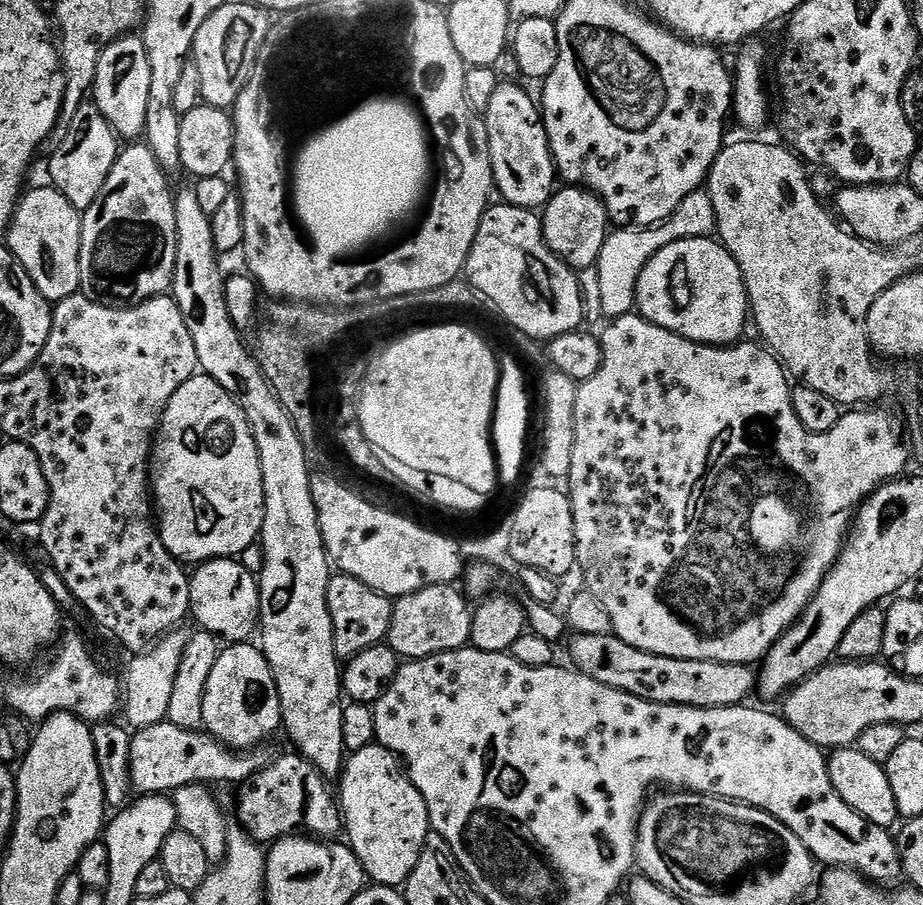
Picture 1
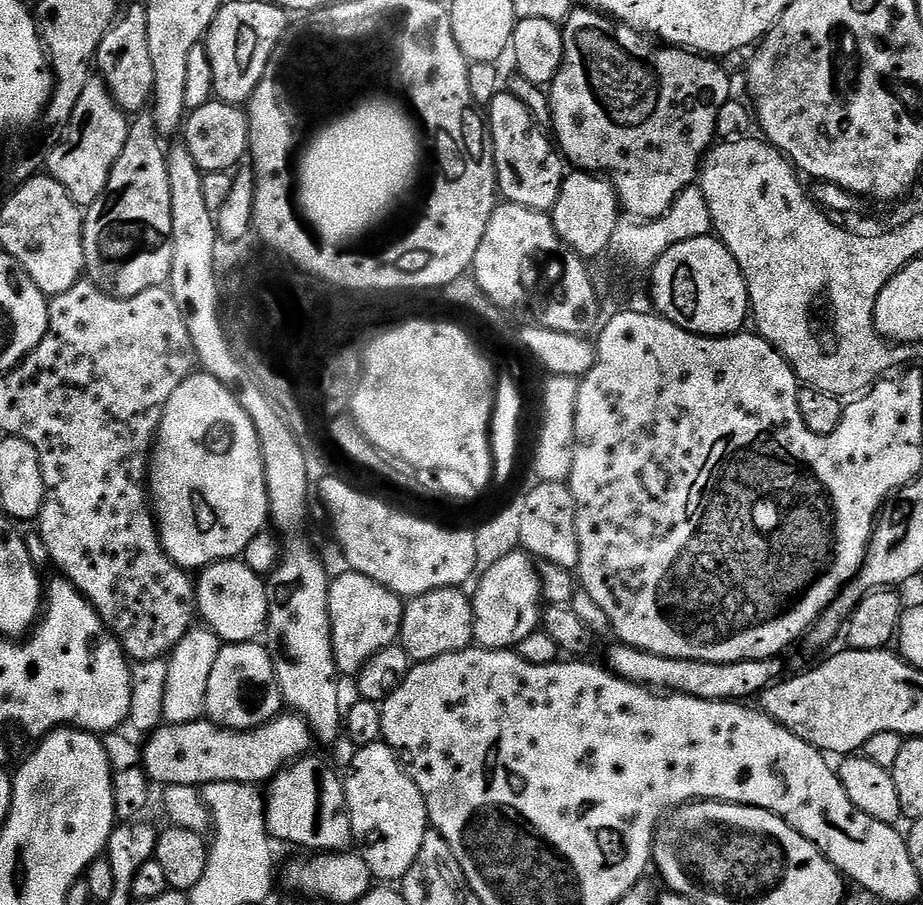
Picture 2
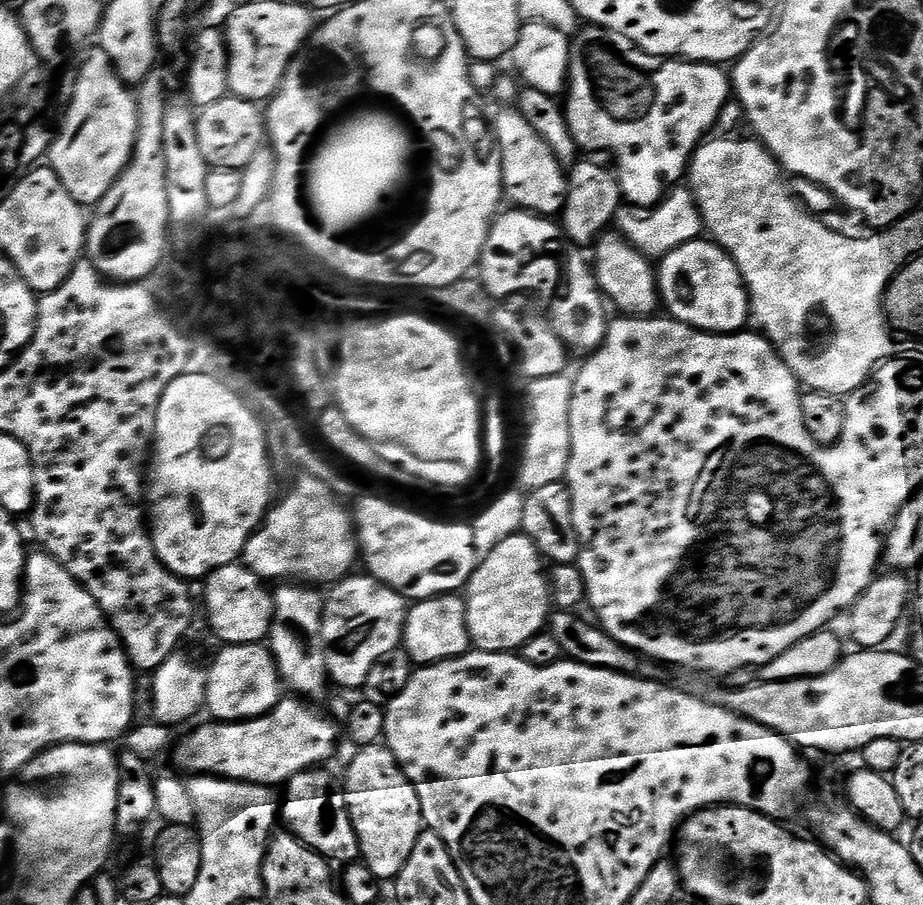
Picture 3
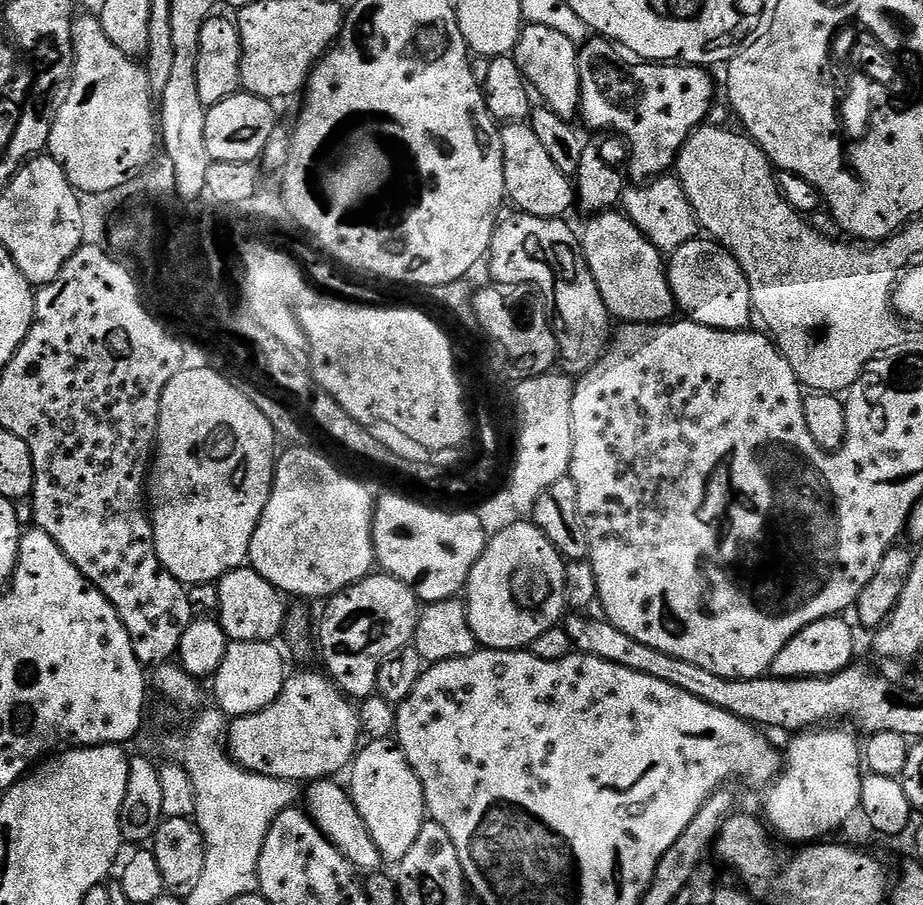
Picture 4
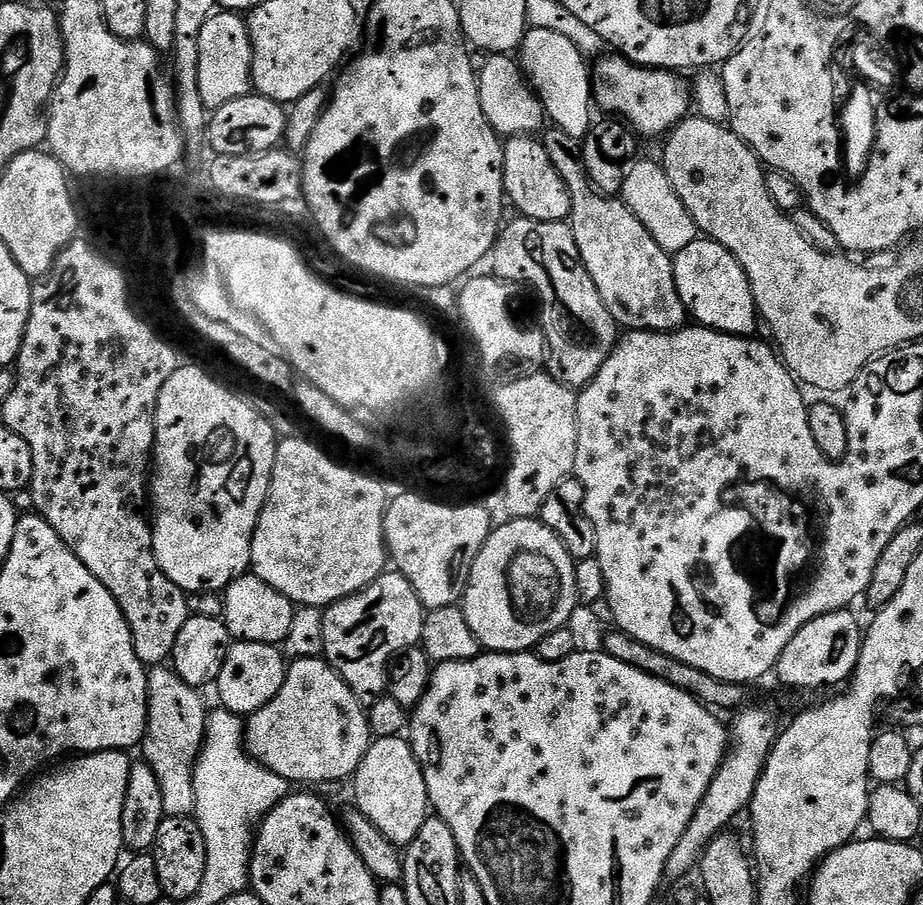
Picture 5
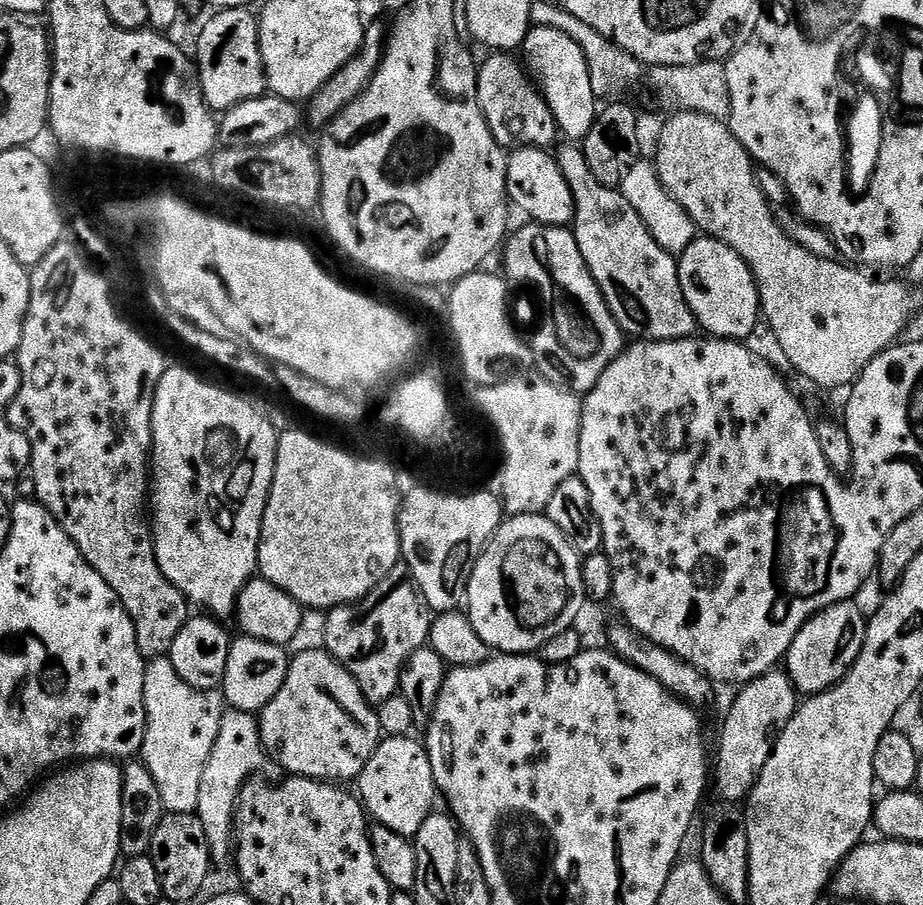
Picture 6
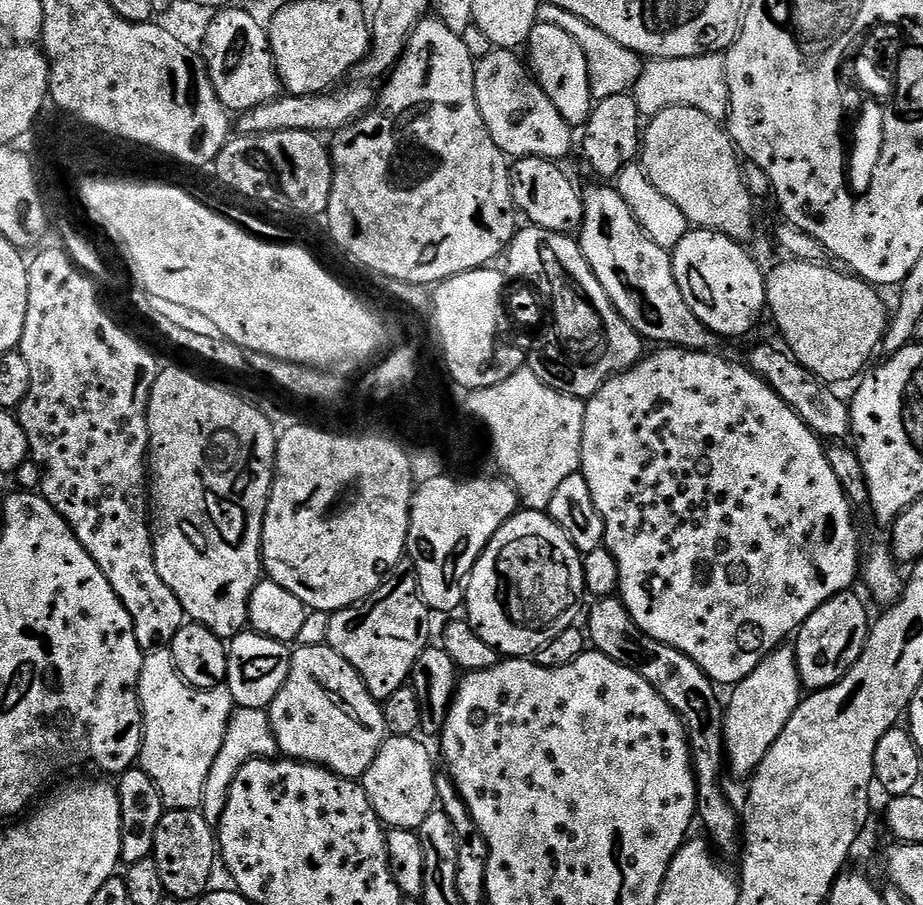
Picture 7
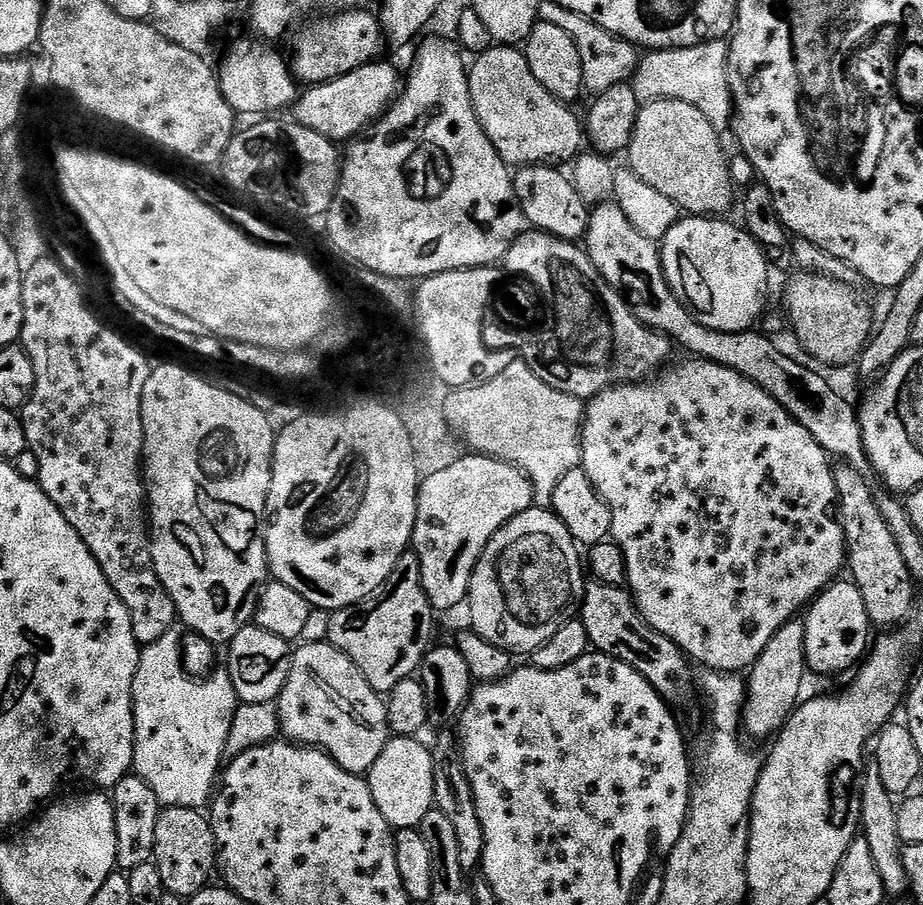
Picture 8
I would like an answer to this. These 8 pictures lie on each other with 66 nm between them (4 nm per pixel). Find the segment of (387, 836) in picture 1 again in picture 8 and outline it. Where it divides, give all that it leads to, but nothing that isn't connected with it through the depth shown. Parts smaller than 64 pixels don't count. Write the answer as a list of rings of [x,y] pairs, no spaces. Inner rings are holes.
[[[393,735],[382,754],[378,754],[378,762],[374,762],[374,766],[366,773],[370,794],[374,794],[378,810],[382,810],[382,818],[386,818],[386,822],[396,830],[419,828],[422,818],[433,811],[436,802],[432,753],[427,743],[424,745],[420,742],[410,736]]]

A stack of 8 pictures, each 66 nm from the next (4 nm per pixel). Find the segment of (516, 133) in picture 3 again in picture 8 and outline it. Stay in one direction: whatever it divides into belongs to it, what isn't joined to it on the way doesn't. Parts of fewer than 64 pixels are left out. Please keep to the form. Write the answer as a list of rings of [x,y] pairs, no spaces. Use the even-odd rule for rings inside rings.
[[[530,164],[521,167],[514,176],[516,200],[520,204],[520,209],[524,211],[525,221],[527,221],[533,229],[541,232],[549,232],[551,236],[557,236],[560,240],[580,242],[588,235],[590,205],[580,197],[571,179],[569,179],[565,173],[563,176],[560,171],[561,169],[559,167],[549,166],[547,164]]]

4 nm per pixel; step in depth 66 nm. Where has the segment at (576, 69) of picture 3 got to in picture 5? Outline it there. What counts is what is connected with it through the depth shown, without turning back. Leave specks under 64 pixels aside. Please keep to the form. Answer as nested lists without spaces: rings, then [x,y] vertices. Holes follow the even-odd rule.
[[[604,54],[591,65],[592,98],[597,109],[624,121],[633,133],[660,136],[672,131],[694,108],[694,92],[681,73],[667,68],[641,68],[619,54]]]

